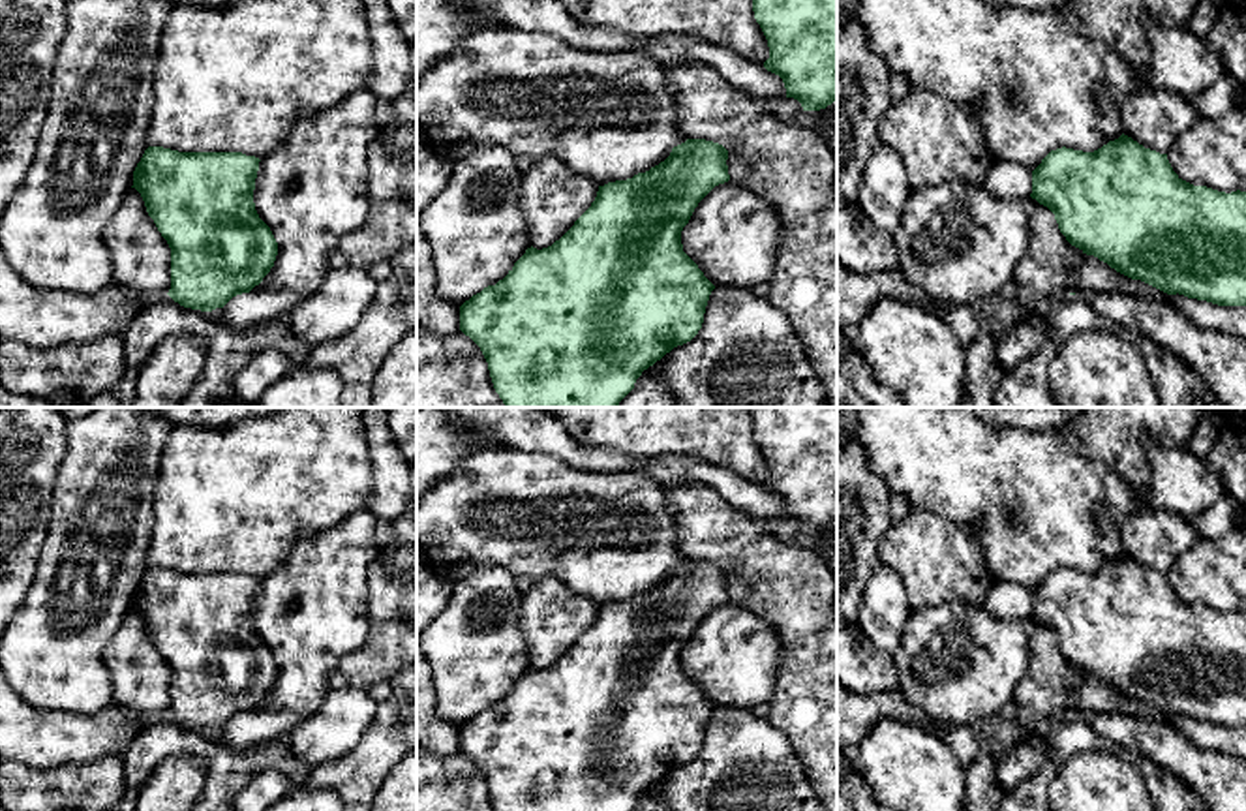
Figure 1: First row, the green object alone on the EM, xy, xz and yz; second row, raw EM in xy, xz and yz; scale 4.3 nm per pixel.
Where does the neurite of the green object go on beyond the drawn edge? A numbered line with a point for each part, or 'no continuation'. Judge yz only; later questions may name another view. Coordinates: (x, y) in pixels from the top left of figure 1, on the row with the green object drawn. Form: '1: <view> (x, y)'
no continuation

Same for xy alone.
no continuation

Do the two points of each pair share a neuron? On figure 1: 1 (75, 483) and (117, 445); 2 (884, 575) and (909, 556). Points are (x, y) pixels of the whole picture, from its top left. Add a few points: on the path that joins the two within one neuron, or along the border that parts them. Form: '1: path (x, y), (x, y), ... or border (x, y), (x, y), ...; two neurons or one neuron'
1: path (85, 477), (107, 455); one neuron
2: border (879, 562), (897, 573), (912, 609); two neurons

